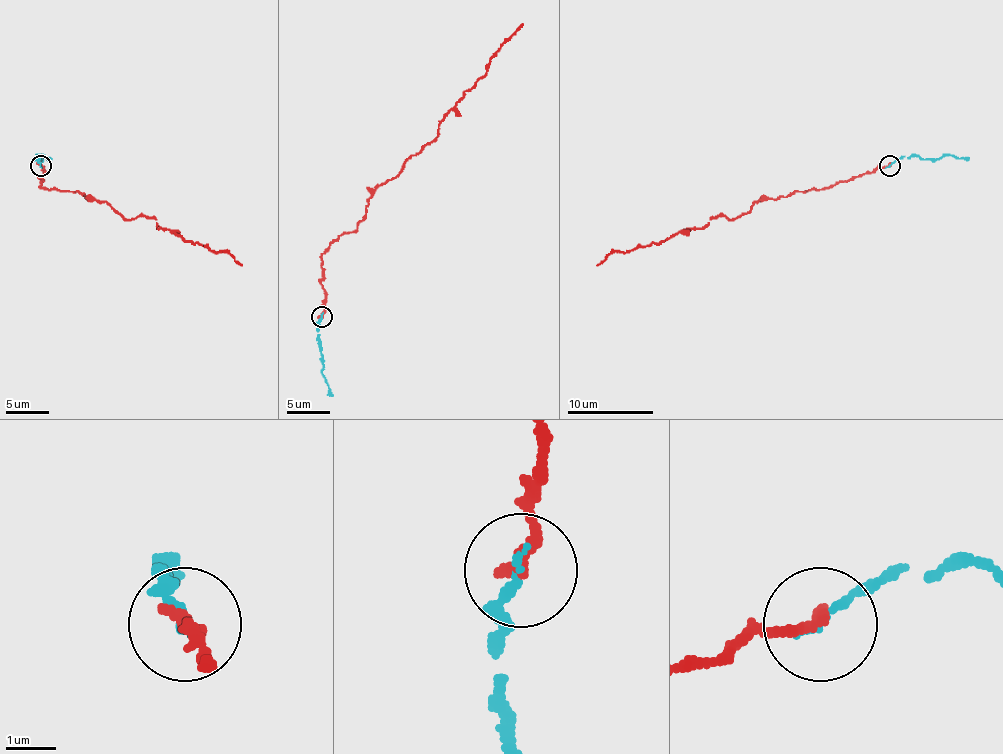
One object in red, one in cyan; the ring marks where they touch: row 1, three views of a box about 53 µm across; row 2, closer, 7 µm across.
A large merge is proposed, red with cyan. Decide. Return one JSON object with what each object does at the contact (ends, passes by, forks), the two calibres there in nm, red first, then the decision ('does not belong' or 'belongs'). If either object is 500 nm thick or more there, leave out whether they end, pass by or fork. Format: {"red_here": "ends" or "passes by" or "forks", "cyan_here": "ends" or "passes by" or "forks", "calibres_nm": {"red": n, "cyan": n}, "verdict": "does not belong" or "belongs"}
{"red_here": "ends", "cyan_here": "ends", "calibres_nm": {"red": 240, "cyan": 160}, "verdict": "belongs"}

